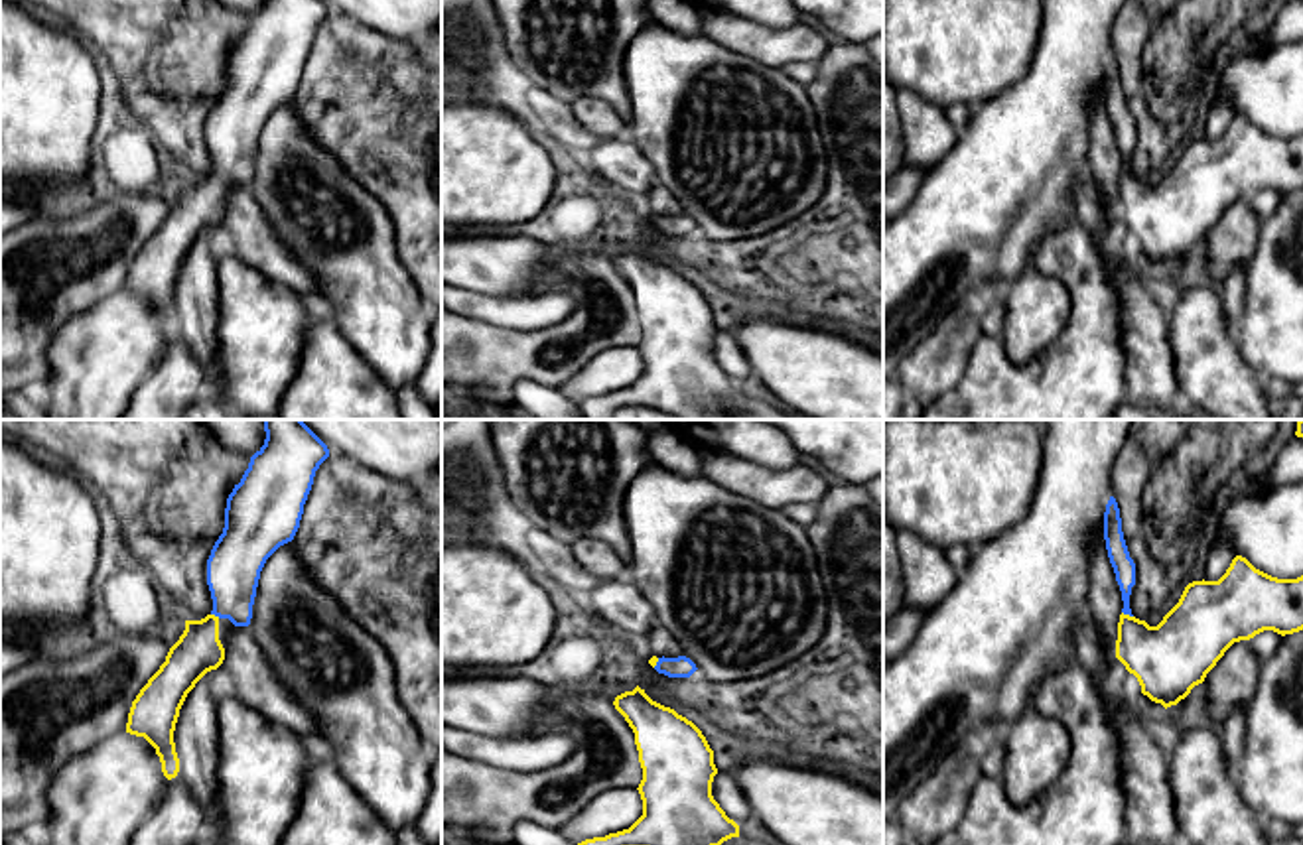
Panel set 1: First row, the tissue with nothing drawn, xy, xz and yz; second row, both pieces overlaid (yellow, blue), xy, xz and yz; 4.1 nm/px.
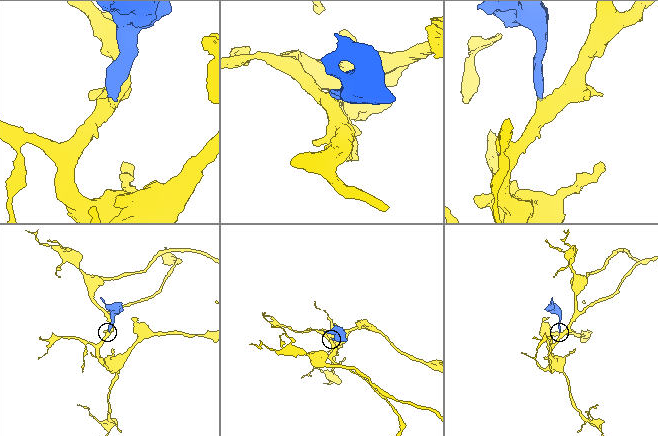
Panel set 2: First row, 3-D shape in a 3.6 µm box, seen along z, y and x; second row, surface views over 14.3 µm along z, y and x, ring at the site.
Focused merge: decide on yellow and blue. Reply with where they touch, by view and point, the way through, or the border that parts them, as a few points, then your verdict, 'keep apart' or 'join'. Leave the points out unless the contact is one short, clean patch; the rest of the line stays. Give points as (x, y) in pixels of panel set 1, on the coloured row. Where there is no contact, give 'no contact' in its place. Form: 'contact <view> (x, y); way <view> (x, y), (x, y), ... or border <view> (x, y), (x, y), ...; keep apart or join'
contact yz (1128, 615); way yz (1171, 658), (1160, 652), (1128, 615), (1124, 568); join

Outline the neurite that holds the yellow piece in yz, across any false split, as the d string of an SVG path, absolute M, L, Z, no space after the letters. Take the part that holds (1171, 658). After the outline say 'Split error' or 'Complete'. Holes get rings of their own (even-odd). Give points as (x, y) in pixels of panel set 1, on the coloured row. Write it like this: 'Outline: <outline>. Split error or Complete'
Outline: M1110 496L1104 540L1124 609L1116 658L1133 674L1141 693L1165 709L1204 682L1224 652L1264 630L1281 636L1303 630L1303 575L1277 579L1236 555L1218 581L1193 581L1157 626L1132 615L1135 563L1130 557L1120 508Z. Split error

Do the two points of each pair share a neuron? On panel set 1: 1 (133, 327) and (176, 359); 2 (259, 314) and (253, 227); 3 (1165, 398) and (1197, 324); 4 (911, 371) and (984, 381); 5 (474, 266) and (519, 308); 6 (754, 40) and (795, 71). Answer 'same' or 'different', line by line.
1: different
2: different
3: different
4: different
5: different
6: different

